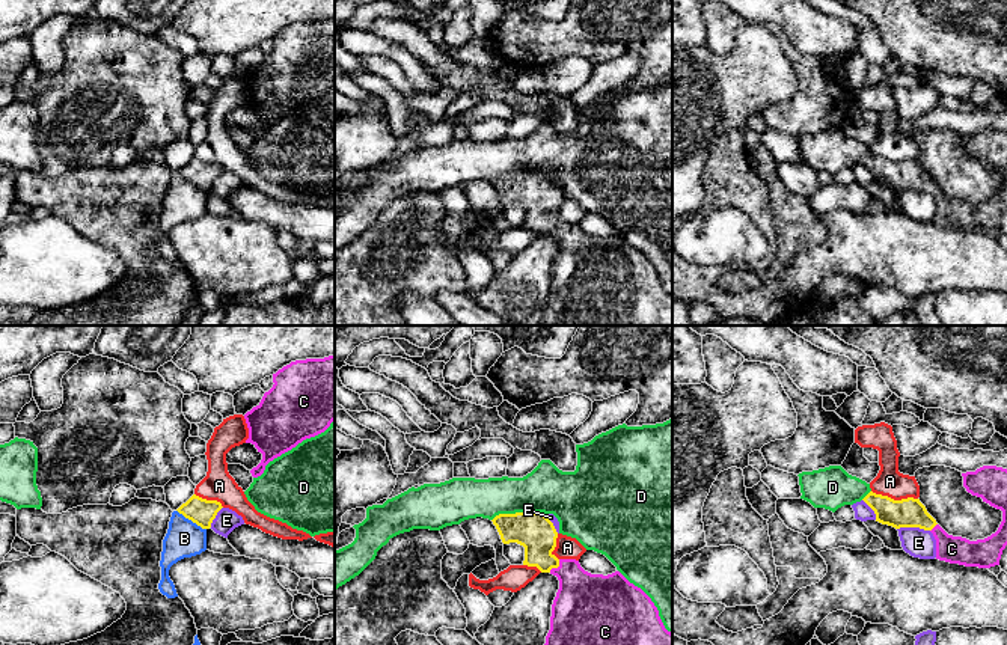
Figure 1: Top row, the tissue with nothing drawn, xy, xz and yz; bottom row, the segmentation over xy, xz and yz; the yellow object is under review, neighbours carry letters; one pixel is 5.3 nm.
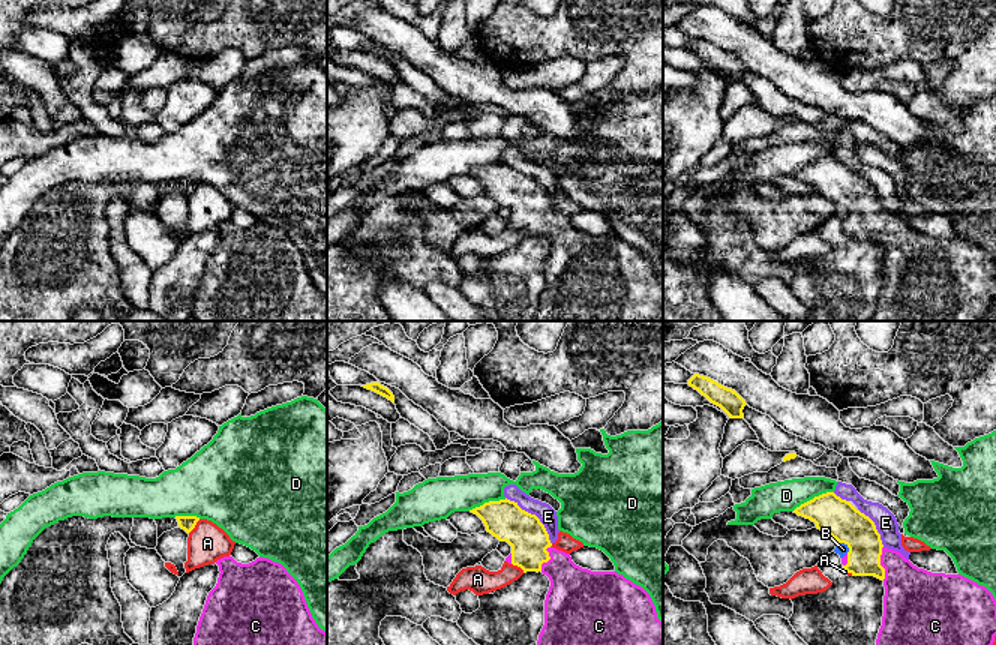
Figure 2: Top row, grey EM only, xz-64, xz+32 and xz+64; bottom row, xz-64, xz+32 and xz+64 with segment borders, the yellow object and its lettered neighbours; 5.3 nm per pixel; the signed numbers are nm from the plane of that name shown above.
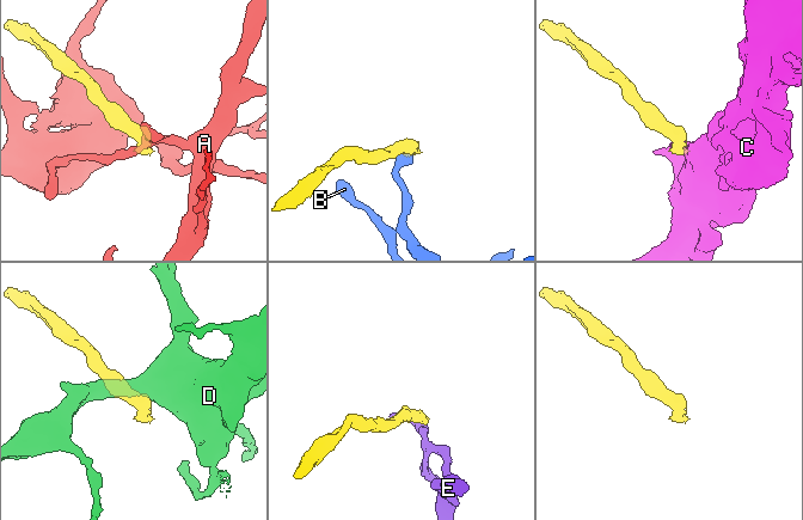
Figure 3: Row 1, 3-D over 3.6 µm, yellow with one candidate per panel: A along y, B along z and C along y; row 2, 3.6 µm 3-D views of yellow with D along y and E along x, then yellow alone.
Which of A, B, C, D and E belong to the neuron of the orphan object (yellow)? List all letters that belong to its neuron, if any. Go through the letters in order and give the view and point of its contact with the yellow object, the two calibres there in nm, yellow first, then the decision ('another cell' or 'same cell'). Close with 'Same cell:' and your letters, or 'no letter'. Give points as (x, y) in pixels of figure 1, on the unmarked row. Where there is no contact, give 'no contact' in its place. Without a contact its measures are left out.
A: yz (893, 162) | 160/150 nm | another cell
B: xy (192, 183) | 140/200 nm | another cell
C: xz (557, 229) | 200/320 nm | same cell
D: xz (516, 175) | 200/240 nm | another cell
E: yz (914, 189) | 160/160 nm | another cell
Same cell: C

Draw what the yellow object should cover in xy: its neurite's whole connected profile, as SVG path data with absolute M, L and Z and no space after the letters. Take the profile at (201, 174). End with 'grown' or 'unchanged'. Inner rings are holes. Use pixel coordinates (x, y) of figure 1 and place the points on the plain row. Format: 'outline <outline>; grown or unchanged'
outline M193 157L176 173L202 191L210 191L213 182L222 170L222 166L217 163L207 163Z; unchanged

